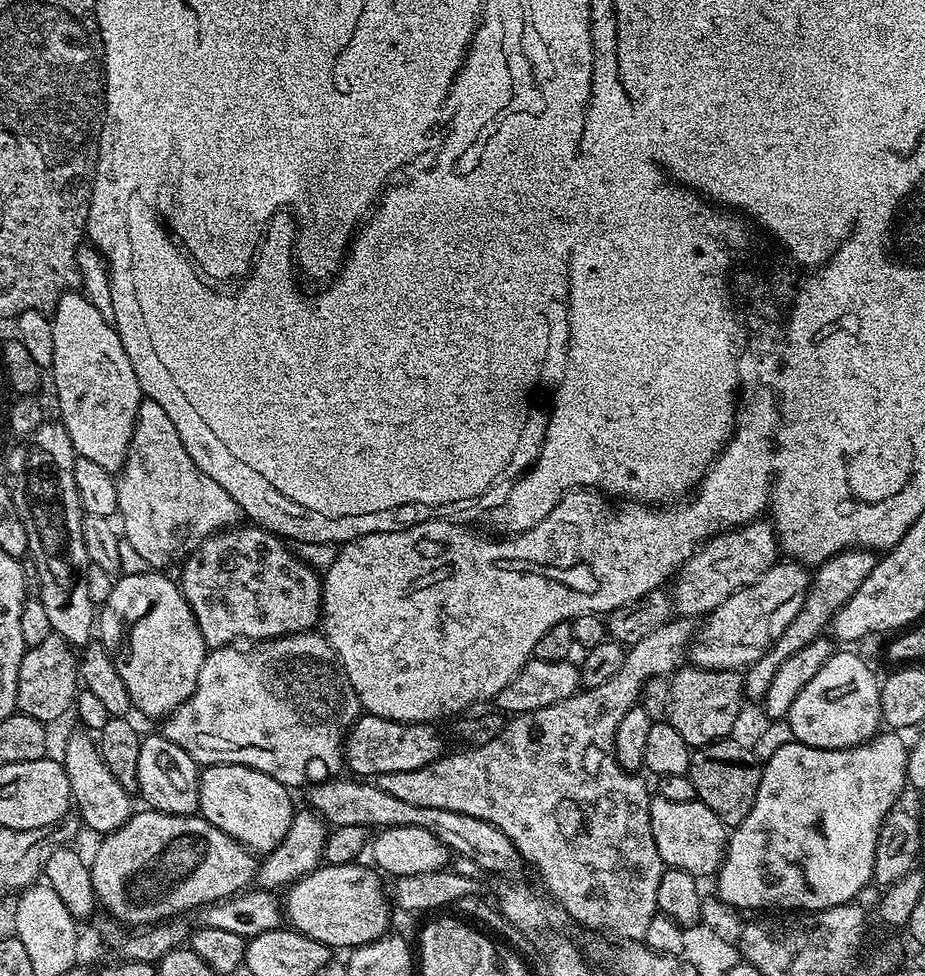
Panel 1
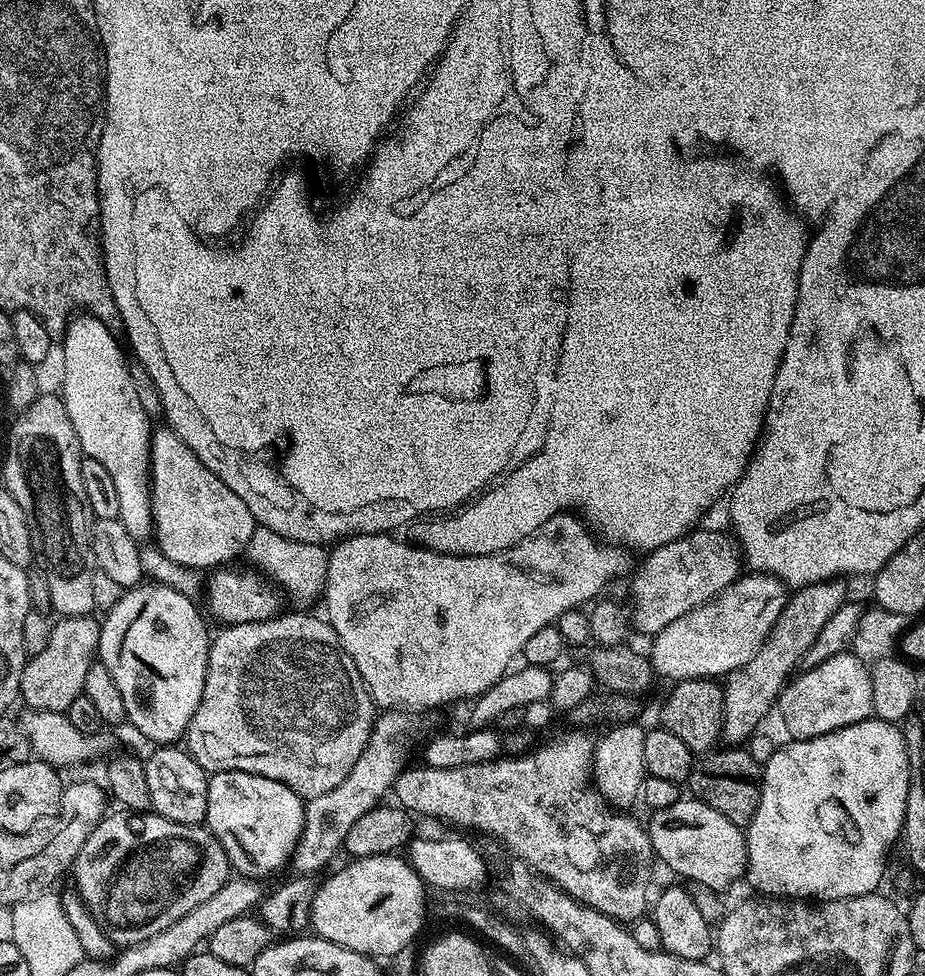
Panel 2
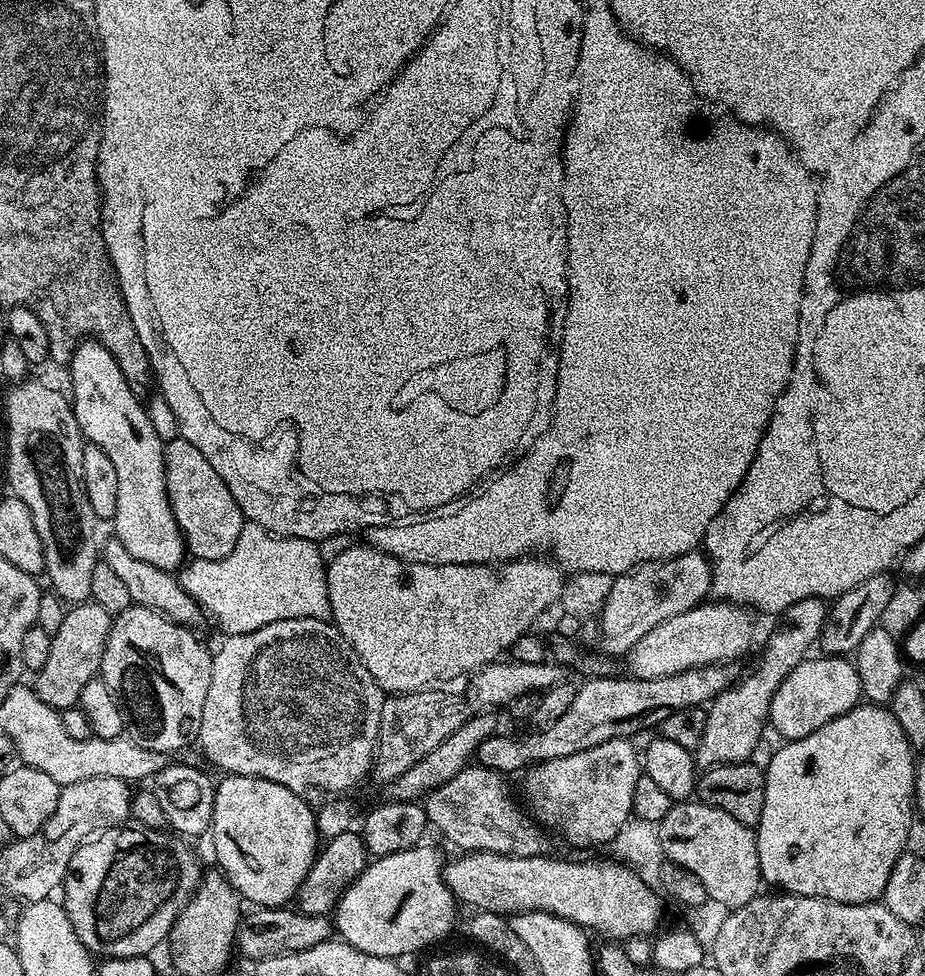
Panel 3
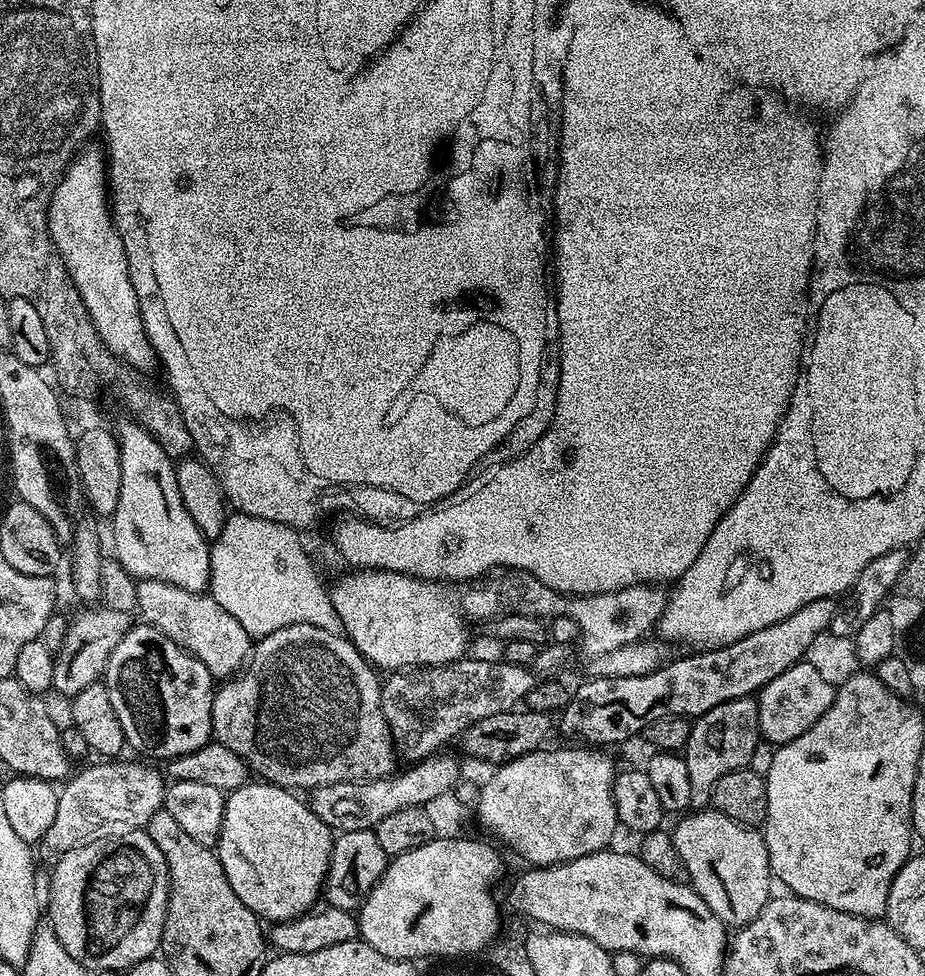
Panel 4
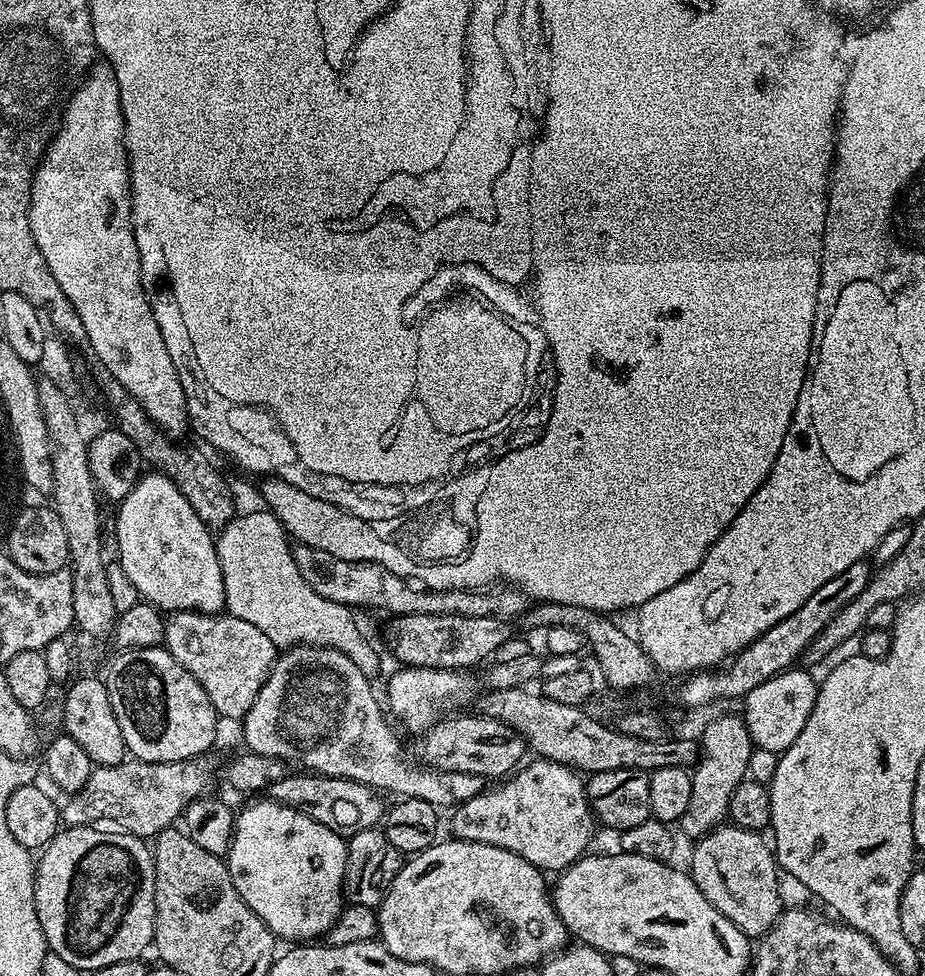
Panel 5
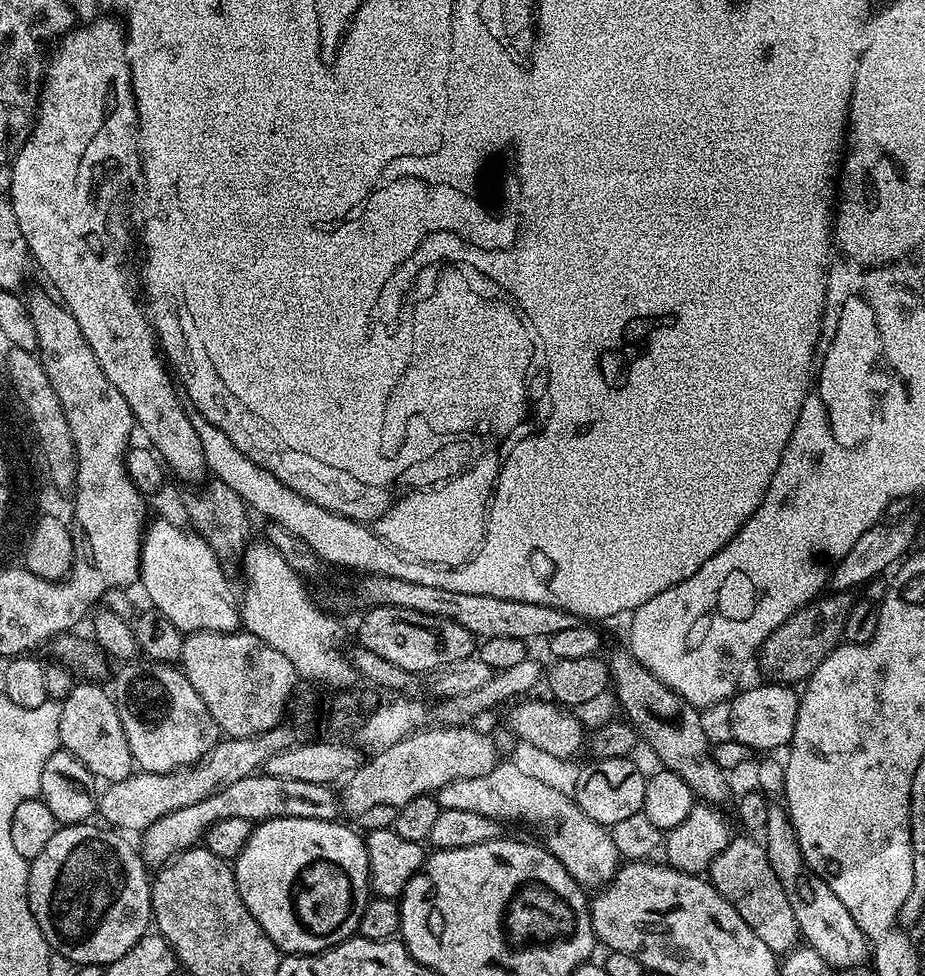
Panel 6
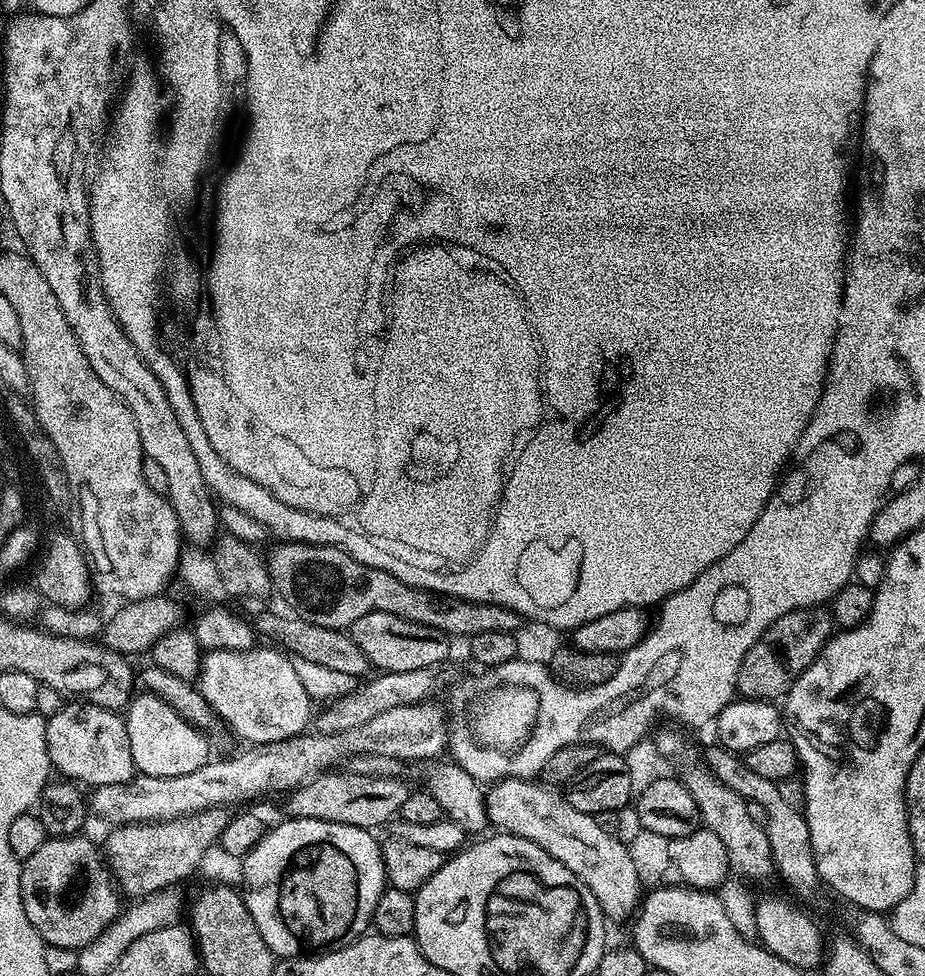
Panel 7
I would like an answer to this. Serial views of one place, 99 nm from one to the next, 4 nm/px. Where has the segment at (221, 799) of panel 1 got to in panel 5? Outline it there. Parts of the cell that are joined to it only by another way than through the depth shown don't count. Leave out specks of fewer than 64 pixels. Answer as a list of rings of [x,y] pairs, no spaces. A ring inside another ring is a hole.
[[[256,798],[253,804],[236,812],[236,829],[226,857],[228,873],[246,906],[262,918],[262,922],[281,941],[312,942],[315,936],[323,937],[346,907],[346,854],[348,846],[339,832],[306,818],[298,810],[288,808],[274,799]]]

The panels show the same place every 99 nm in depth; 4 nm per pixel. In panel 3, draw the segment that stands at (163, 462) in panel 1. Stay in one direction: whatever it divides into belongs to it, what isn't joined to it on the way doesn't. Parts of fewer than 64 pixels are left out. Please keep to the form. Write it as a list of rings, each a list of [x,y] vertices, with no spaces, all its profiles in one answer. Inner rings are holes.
[[[179,438],[170,439],[164,445],[164,477],[166,478],[166,490],[168,491],[168,501],[172,507],[174,518],[178,522],[180,532],[184,535],[184,546],[189,557],[198,560],[221,560],[234,550],[238,543],[238,534],[242,534],[245,526],[244,511],[234,502],[234,494],[218,478],[218,470],[202,458],[202,453],[193,446],[191,442]]]

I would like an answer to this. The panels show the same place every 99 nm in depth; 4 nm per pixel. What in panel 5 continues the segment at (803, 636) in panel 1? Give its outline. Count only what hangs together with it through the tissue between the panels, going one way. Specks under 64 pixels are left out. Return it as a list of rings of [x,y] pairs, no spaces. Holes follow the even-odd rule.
[[[725,714],[710,721],[699,739],[699,746],[701,758],[691,769],[690,806],[686,806],[686,814],[682,814],[678,822],[678,828],[691,838],[705,836],[713,828],[725,823],[730,794],[734,794],[736,787],[747,777],[750,754],[754,747],[746,730],[746,722],[740,714]]]

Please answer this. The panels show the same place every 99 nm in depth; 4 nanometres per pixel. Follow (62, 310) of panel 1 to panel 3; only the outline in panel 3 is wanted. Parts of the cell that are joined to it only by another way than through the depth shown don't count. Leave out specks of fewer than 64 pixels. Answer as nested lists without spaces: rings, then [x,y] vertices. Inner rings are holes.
[[[89,338],[79,345],[72,353],[70,369],[72,368],[72,392],[70,403],[80,433],[85,441],[97,444],[106,454],[110,454],[110,462],[114,462],[114,470],[118,470],[118,510],[114,517],[116,524],[115,539],[133,555],[134,558],[148,562],[160,570],[175,573],[185,563],[186,549],[184,535],[180,532],[178,522],[172,513],[166,490],[164,477],[164,445],[160,440],[160,432],[152,425],[146,409],[140,405],[140,400],[135,396],[133,385],[122,374],[118,362],[105,347]]]

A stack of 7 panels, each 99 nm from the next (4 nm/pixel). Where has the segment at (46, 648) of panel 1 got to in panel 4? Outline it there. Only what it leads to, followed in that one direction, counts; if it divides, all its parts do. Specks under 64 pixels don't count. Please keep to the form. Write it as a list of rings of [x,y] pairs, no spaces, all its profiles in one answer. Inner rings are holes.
[[[88,606],[80,617],[73,619],[68,625],[68,633],[62,648],[55,653],[54,682],[52,692],[55,695],[71,698],[82,694],[86,686],[97,683],[104,675],[104,667],[108,665],[110,654],[126,633],[134,627],[134,616],[131,612],[110,610],[103,606]]]

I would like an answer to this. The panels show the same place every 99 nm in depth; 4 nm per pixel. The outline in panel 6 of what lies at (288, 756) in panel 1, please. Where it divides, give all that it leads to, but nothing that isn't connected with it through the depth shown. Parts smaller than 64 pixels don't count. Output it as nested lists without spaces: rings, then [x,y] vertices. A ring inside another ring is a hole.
[[[497,762],[490,774],[450,782],[435,793],[435,798],[441,809],[470,810],[497,822],[525,820],[544,835],[543,843],[552,857],[585,889],[596,890],[607,885],[622,863],[612,833],[605,825],[586,818],[569,793],[567,796],[559,792],[554,785],[523,772],[516,764]]]

